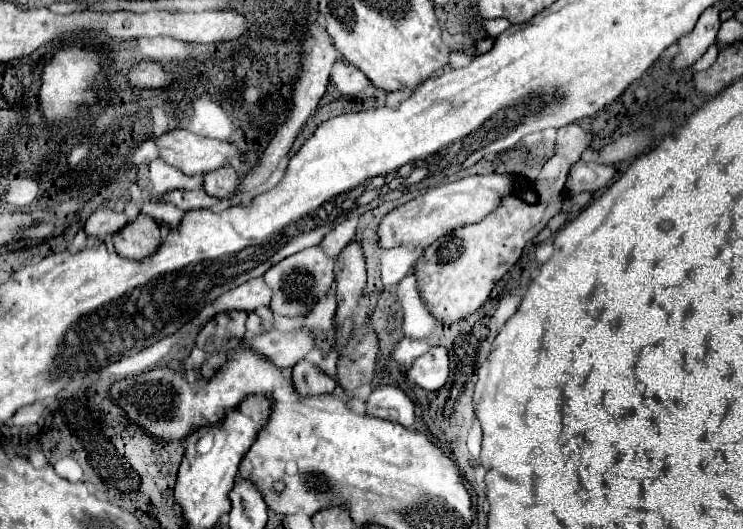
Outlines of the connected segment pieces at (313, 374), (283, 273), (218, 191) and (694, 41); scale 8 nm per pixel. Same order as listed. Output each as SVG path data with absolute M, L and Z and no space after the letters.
M307 361L297 363L293 367L293 385L299 395L325 395L333 393L335 383L327 373L321 373L317 367L313 367Z
M311 247L273 265L265 273L265 283L273 289L271 309L275 313L281 313L285 317L303 315L329 291L333 283L333 261L323 253L321 247Z
M225 167L221 171L211 171L209 175L205 175L205 191L217 199L233 201L237 197L237 185L239 177L233 167Z
M717 7L705 9L701 13L695 29L689 35L685 35L685 37L681 37L677 41L679 53L673 57L671 69L679 71L679 69L691 67L707 51L707 47L715 43L719 25L721 25L721 21L719 21L719 9Z

